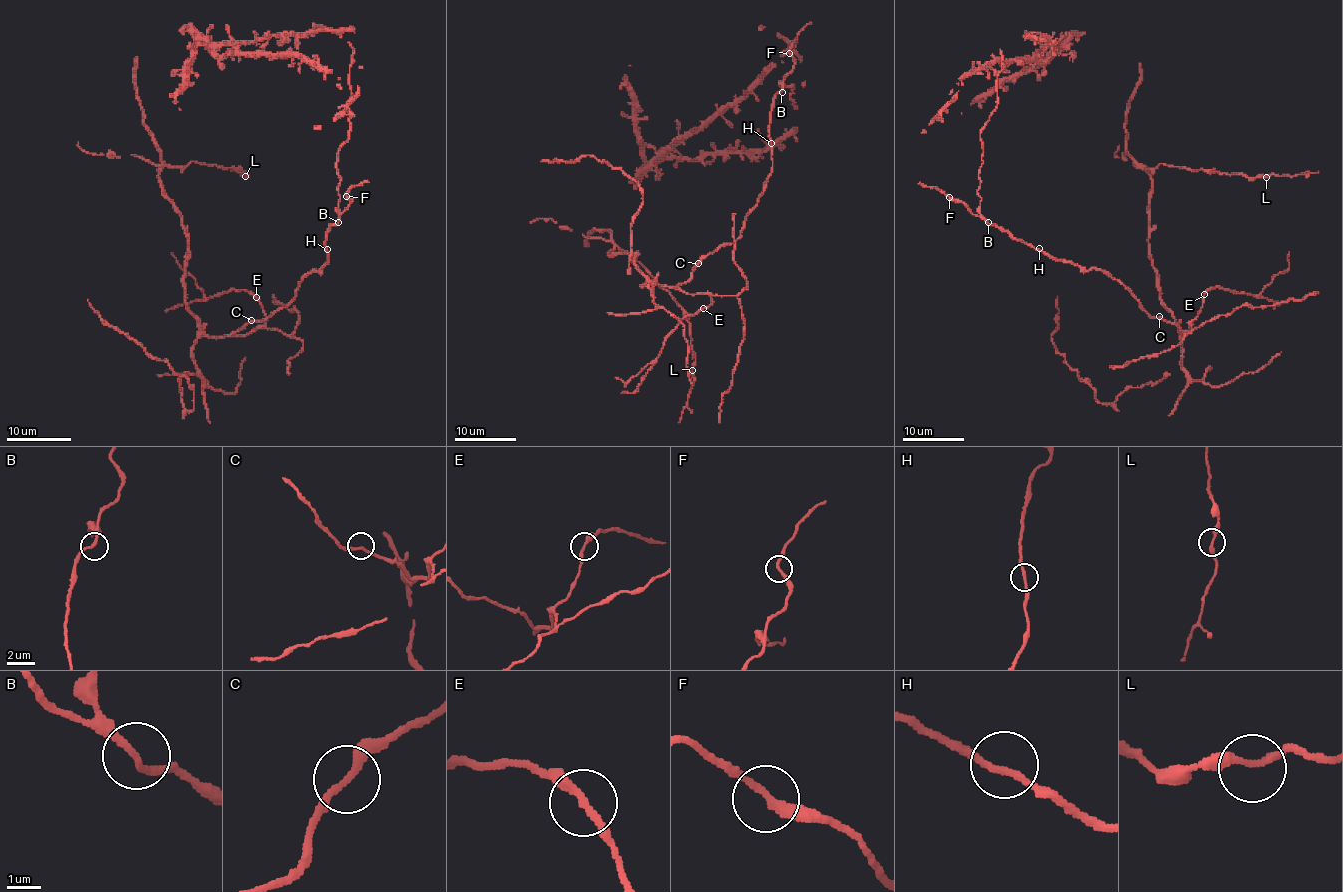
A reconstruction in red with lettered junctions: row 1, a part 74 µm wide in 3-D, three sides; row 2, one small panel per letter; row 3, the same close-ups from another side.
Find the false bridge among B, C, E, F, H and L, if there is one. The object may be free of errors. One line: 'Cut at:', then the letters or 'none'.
Cut at: none

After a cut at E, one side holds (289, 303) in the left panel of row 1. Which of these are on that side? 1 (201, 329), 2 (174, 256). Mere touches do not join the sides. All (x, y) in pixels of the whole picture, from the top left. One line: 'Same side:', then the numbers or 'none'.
Same side: 1

